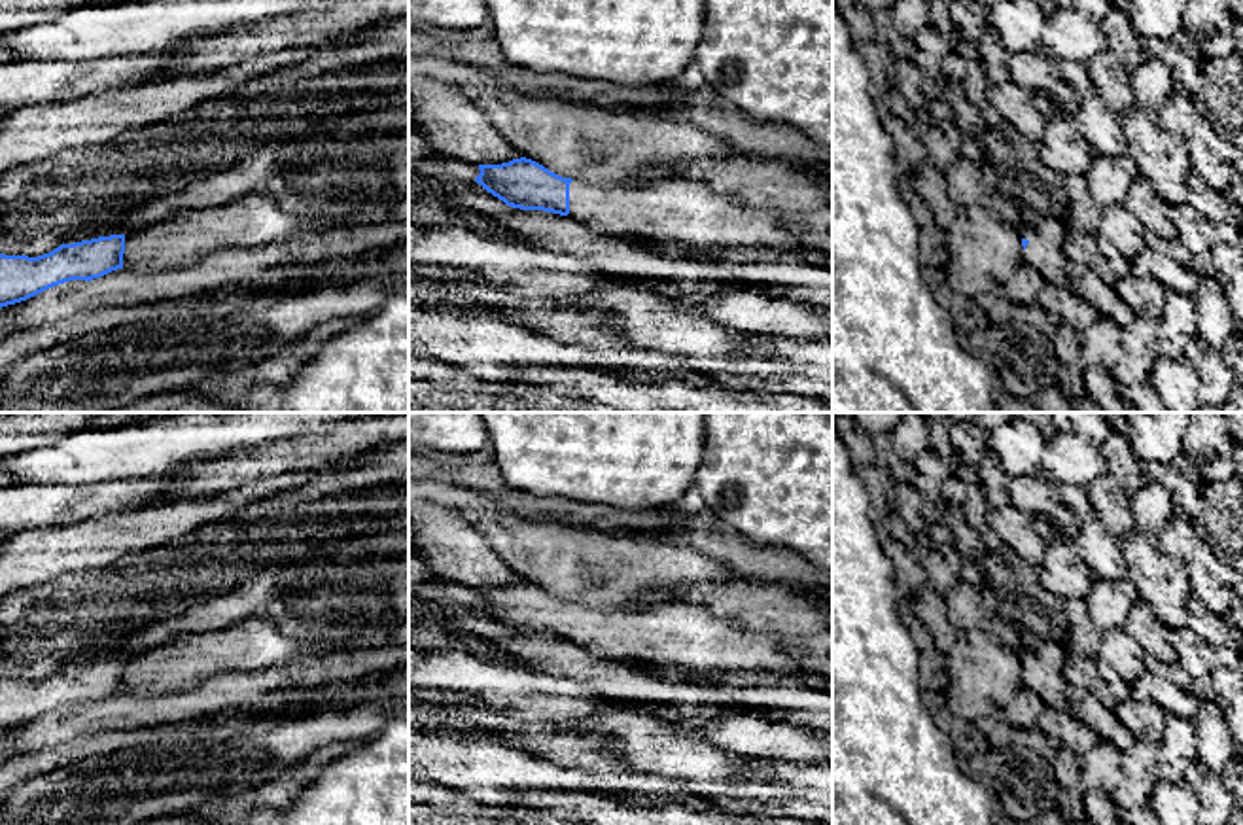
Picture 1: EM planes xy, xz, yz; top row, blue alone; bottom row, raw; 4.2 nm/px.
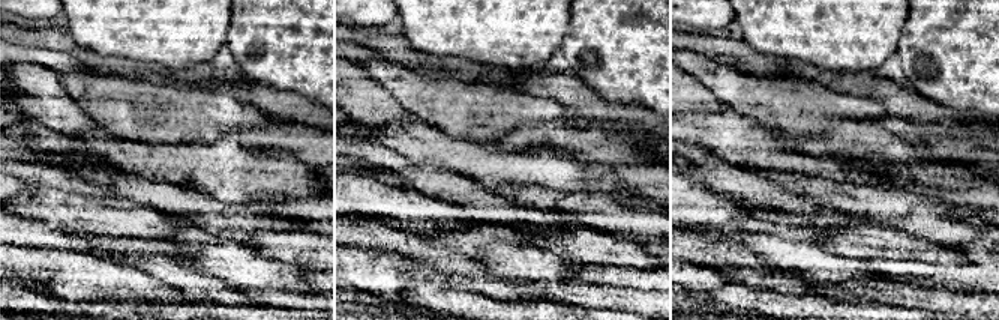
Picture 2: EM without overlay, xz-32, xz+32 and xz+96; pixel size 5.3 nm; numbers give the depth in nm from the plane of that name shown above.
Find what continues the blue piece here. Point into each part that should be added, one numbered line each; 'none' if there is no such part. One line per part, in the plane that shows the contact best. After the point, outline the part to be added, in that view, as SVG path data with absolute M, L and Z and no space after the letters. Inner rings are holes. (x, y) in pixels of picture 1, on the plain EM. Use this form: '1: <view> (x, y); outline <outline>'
1: xz (687, 636); outline M573 604L569 607L568 641L585 647L605 660L641 660L681 668L691 677L706 677L717 672L795 674L797 660L779 643L785 636L728 624L696 604L662 604L653 609L617 607L602 611Z

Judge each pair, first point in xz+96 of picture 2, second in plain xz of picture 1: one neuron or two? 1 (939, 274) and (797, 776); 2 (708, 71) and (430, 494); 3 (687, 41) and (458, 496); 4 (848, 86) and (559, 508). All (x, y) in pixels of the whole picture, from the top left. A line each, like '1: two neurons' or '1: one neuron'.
1: one neuron
2: two neurons
3: two neurons
4: two neurons

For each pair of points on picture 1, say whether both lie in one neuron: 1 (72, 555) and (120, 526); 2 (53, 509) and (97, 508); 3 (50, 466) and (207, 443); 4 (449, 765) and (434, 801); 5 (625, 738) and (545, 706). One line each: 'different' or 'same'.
1: same
2: same
3: same
4: different
5: different

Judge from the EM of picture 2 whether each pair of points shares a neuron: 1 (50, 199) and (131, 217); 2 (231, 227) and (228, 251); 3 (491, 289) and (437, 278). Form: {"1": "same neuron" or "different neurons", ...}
{"1": "same neuron", "2": "different neurons", "3": "different neurons"}

